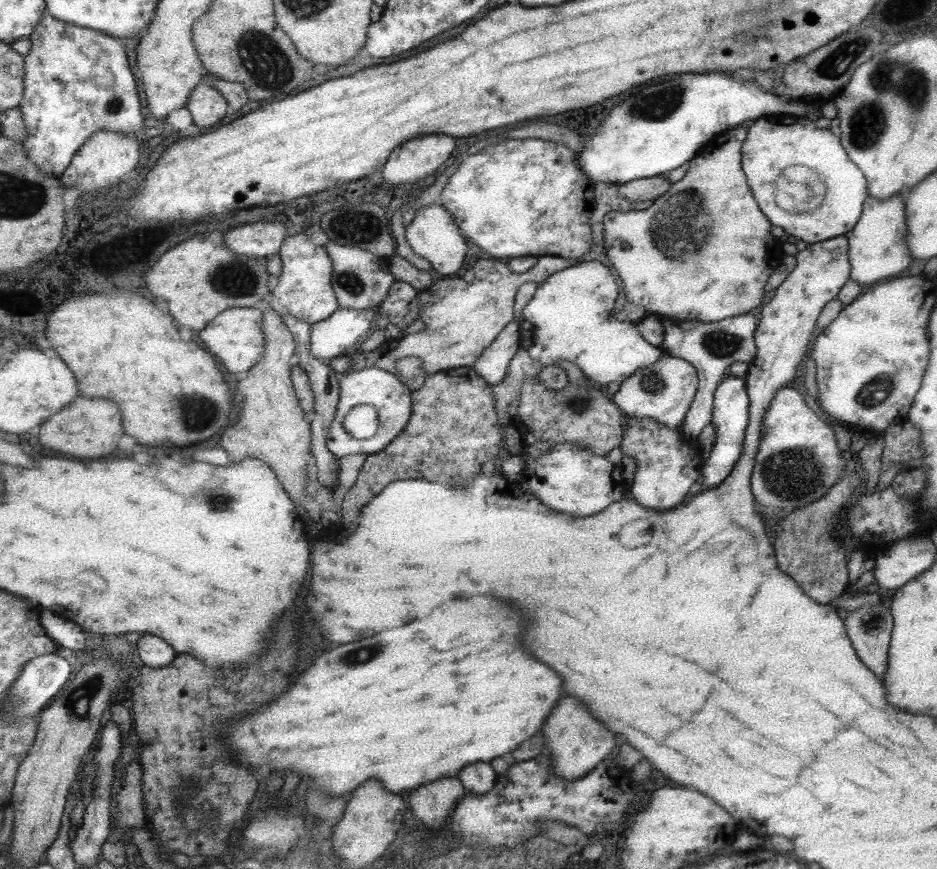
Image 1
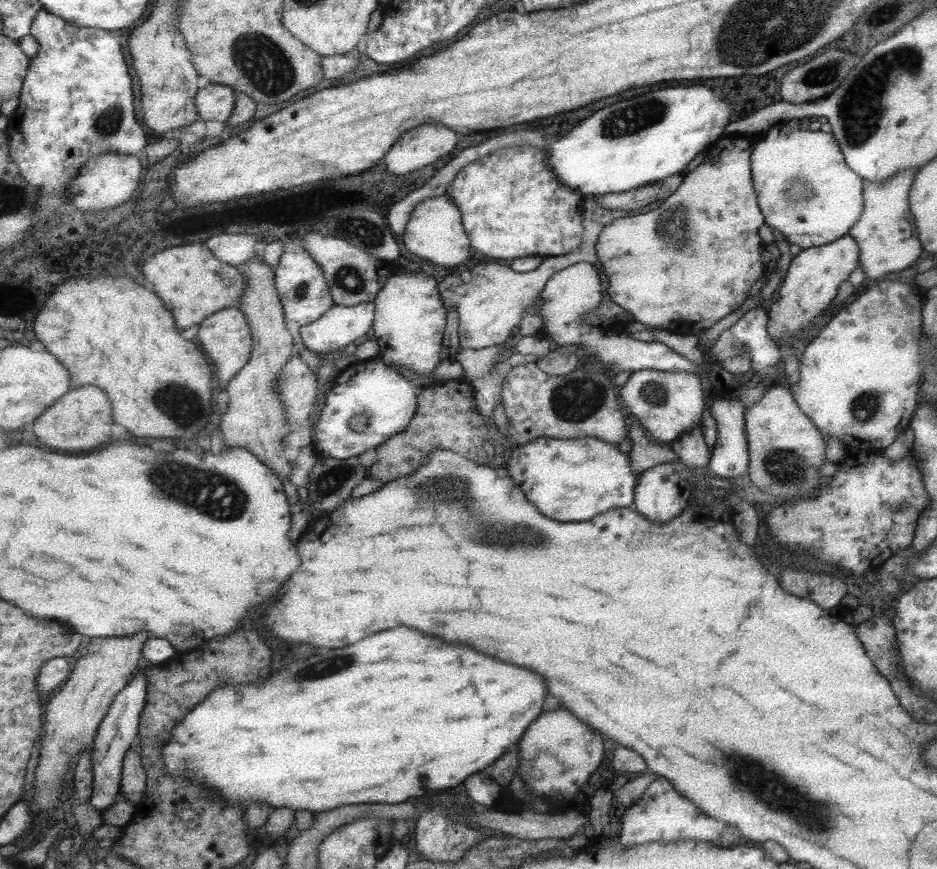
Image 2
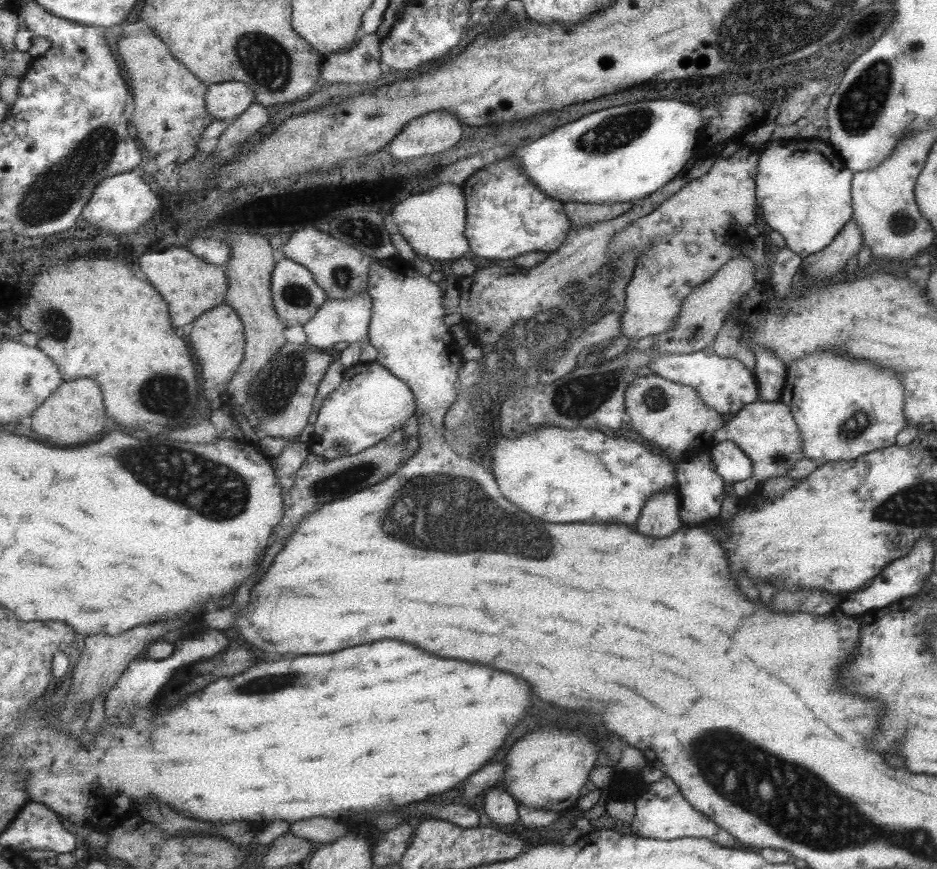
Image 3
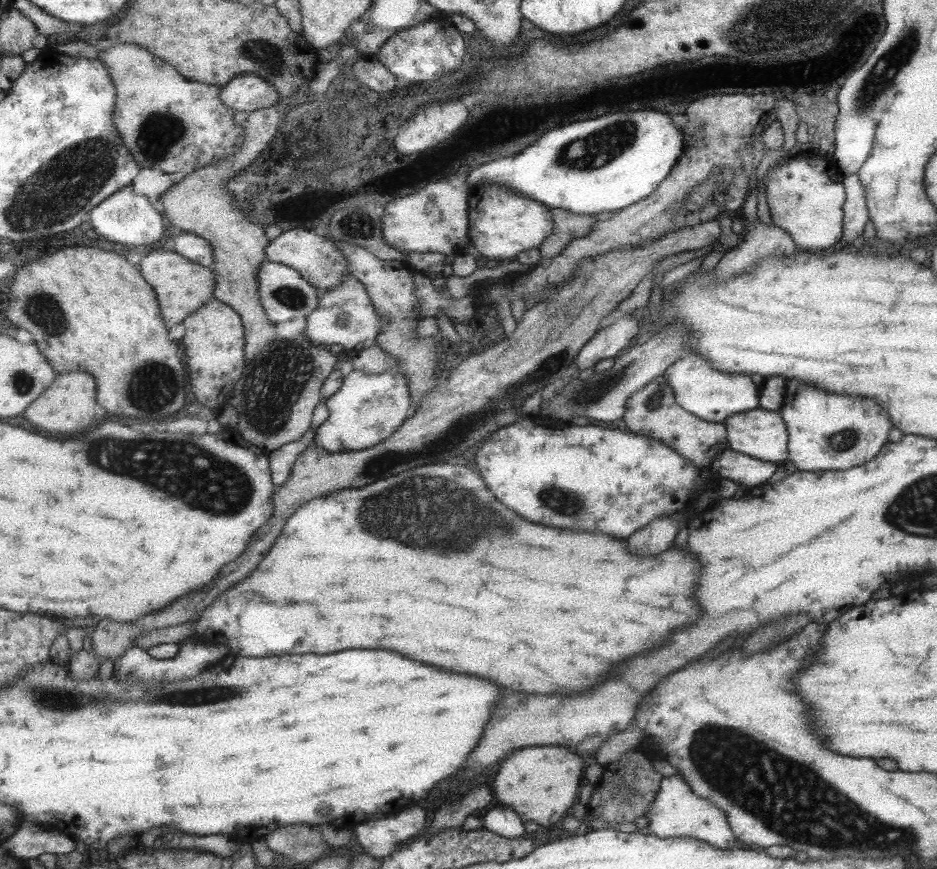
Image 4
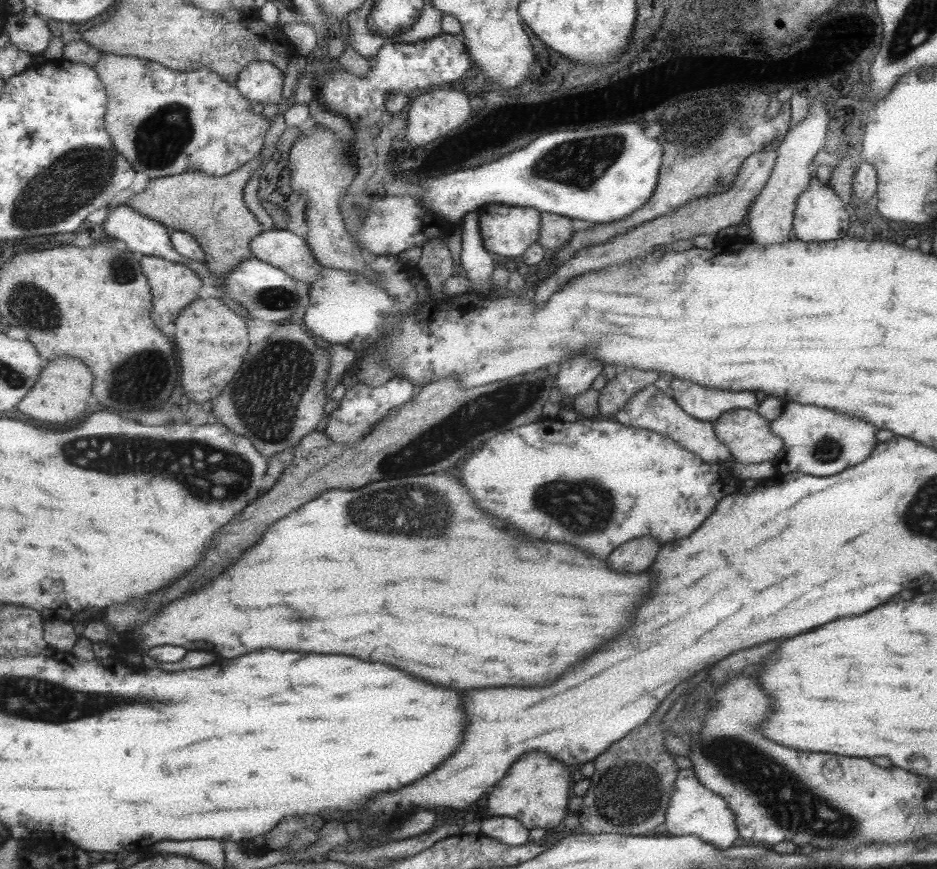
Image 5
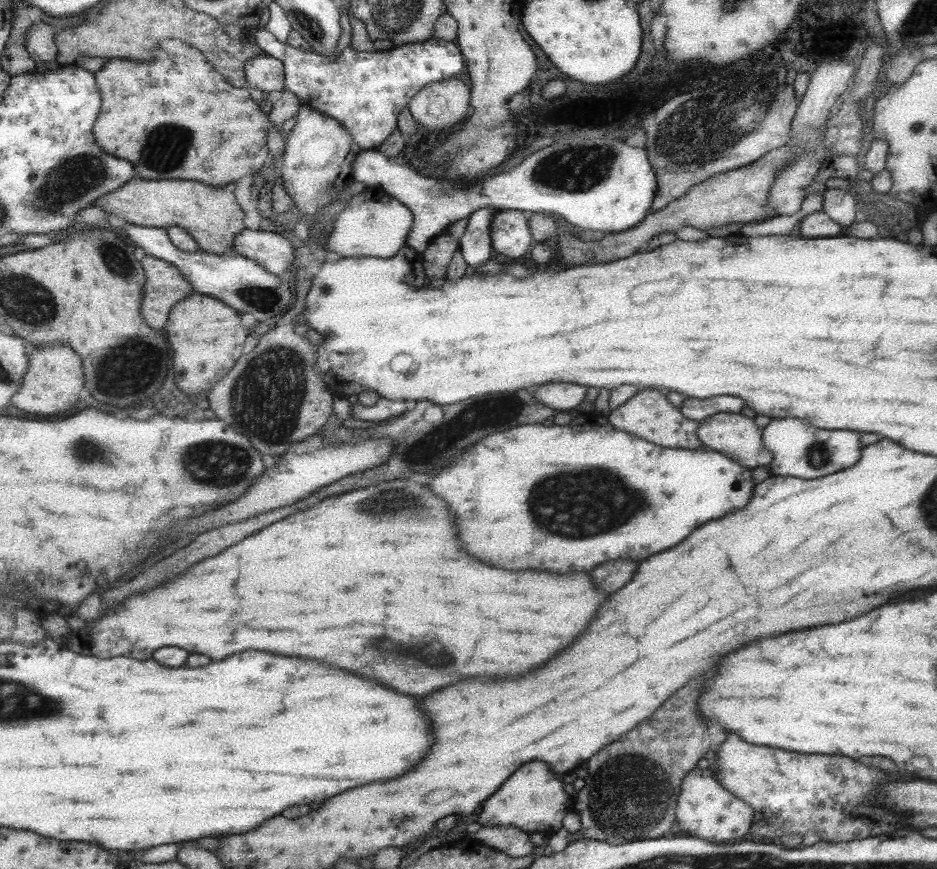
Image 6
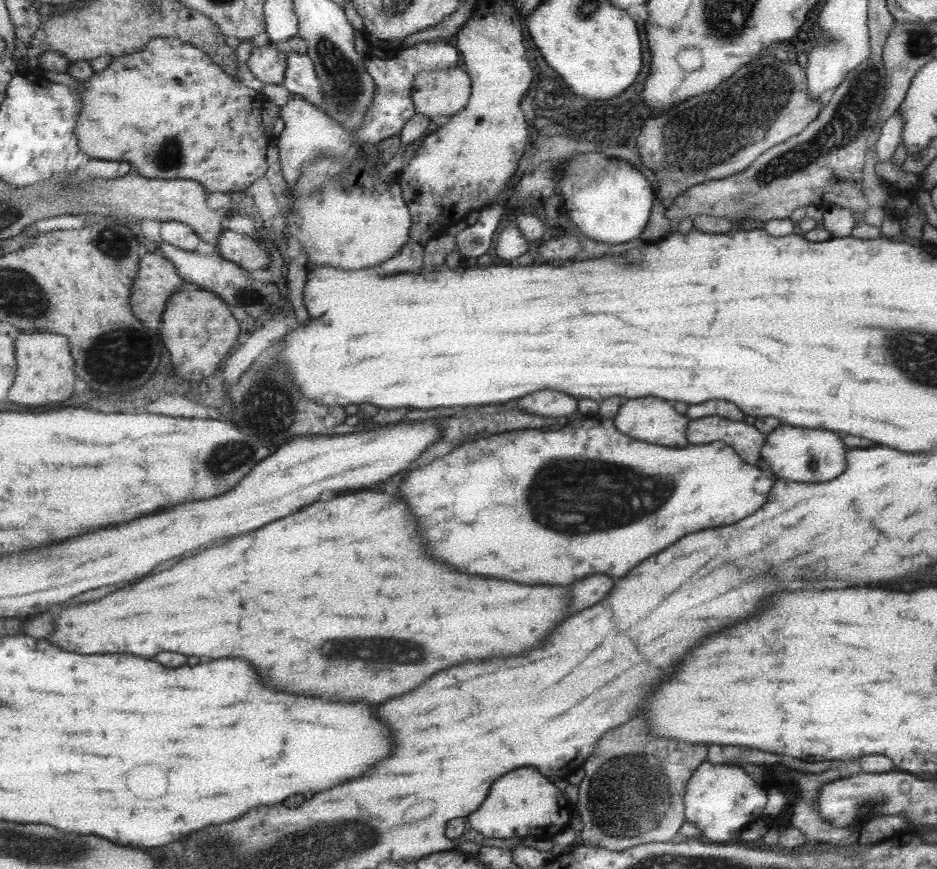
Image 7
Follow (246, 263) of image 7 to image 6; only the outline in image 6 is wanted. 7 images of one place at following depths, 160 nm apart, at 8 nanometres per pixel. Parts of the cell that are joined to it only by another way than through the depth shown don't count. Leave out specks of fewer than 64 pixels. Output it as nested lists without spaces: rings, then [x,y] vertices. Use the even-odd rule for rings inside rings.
[[[248,228],[236,238],[232,253],[253,259],[265,270],[277,275],[295,271],[295,251],[291,240],[283,234]]]

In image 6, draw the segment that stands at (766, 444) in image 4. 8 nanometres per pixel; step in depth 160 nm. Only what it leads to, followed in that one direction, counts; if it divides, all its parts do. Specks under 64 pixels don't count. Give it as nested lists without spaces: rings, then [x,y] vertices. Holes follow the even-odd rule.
[[[720,412],[705,417],[699,422],[697,438],[711,450],[720,451],[721,454],[731,455],[741,466],[754,469],[757,466],[765,466],[772,461],[772,455],[766,450],[763,443],[763,430],[756,425],[753,419],[741,415],[741,413]]]

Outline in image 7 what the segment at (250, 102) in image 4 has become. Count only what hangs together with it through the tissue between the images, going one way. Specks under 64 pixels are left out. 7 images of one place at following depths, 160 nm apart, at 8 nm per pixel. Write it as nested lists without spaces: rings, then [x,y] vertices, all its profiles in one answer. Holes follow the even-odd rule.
[[[274,43],[256,47],[248,60],[249,68],[265,84],[284,84],[288,69],[288,55]]]

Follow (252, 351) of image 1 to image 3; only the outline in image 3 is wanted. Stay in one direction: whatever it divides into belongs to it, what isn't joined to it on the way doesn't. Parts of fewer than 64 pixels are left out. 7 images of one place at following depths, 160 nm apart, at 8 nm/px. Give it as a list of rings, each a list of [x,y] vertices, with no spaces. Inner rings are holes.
[[[225,303],[212,308],[209,314],[203,314],[195,322],[195,330],[191,332],[191,346],[195,348],[197,360],[201,364],[205,396],[211,402],[219,402],[219,406],[221,404],[227,405],[229,383],[233,380],[237,368],[240,368],[246,355],[247,337],[240,314]]]

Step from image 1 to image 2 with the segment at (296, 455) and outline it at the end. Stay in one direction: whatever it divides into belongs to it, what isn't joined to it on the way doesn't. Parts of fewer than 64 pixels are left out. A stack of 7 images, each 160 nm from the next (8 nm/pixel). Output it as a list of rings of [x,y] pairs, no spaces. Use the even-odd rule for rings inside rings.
[[[256,256],[242,267],[248,282],[239,308],[247,315],[254,349],[249,364],[228,384],[229,407],[219,426],[227,448],[244,448],[252,451],[279,475],[281,480],[290,480],[294,465],[285,458],[285,437],[295,428],[291,427],[286,404],[280,395],[279,377],[284,366],[293,356],[293,336],[285,325],[286,310],[276,287],[276,271]]]

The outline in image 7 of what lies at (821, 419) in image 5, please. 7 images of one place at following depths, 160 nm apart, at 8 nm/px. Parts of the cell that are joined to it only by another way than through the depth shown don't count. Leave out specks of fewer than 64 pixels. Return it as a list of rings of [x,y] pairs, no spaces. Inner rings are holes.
[[[783,423],[765,435],[760,457],[767,462],[768,470],[777,479],[816,483],[833,480],[845,470],[846,452],[847,448],[840,434],[823,429],[797,428]]]

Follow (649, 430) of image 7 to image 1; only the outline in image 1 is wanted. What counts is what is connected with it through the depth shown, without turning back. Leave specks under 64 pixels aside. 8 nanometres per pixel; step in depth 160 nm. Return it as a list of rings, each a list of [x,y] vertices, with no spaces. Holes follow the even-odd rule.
[[[665,354],[651,365],[642,366],[629,378],[620,382],[620,387],[613,394],[613,402],[628,417],[647,417],[660,422],[670,429],[679,427],[684,422],[685,413],[692,404],[699,385],[699,375],[692,363],[685,359]]]

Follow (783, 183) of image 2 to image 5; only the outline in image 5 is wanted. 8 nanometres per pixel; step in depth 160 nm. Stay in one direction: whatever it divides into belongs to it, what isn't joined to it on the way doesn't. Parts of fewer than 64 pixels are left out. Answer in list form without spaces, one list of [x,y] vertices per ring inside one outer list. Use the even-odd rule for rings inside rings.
[[[815,174],[808,180],[808,189],[803,190],[796,198],[795,210],[792,214],[792,228],[796,239],[801,242],[829,242],[849,236],[852,215],[845,209],[844,202],[829,188],[821,183]]]

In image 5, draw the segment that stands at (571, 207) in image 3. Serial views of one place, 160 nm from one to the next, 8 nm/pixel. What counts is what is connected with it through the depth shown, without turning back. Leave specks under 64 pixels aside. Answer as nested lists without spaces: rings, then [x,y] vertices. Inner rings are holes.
[[[541,212],[540,236],[536,239],[536,243],[540,244],[544,250],[555,250],[557,246],[561,246],[571,238],[572,232],[570,218]]]

